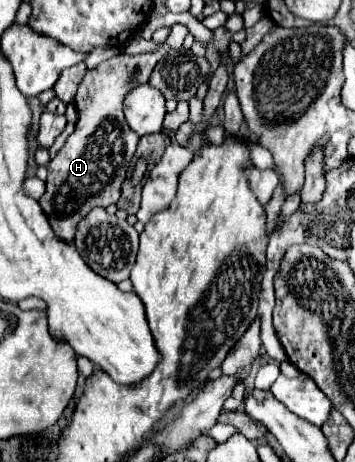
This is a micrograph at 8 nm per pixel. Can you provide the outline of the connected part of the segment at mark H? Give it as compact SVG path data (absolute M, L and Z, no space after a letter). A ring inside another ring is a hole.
M160 47L156 53L120 53L100 63L96 69L86 71L74 99L78 111L76 129L68 137L62 151L48 163L46 193L40 199L42 209L50 215L48 221L52 229L66 241L74 241L76 225L90 209L108 207L120 199L120 185L138 145L138 135L128 131L128 123L122 113L124 97L134 87L148 83L160 55L166 55L166 51L168 47Z

